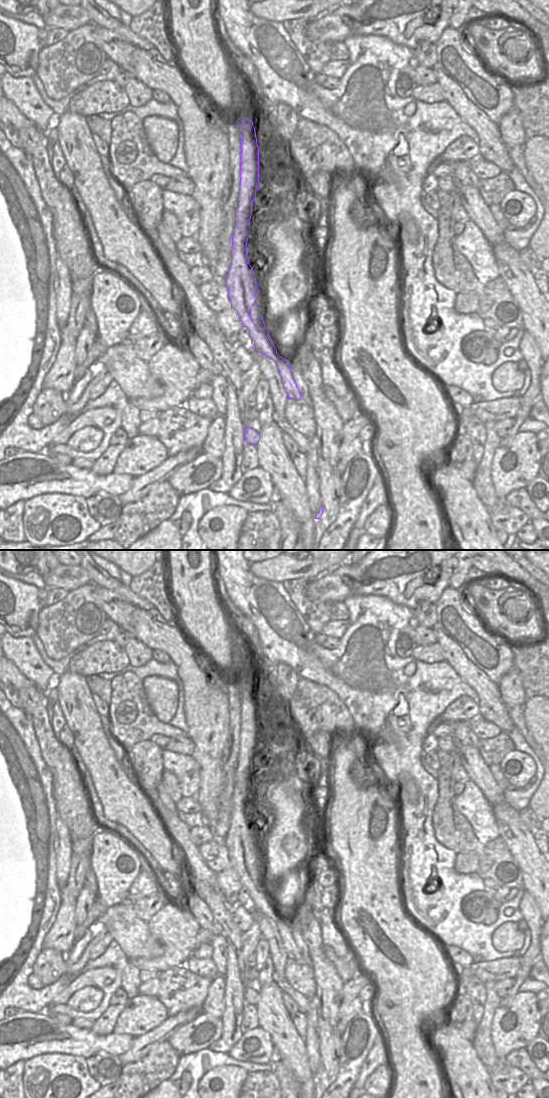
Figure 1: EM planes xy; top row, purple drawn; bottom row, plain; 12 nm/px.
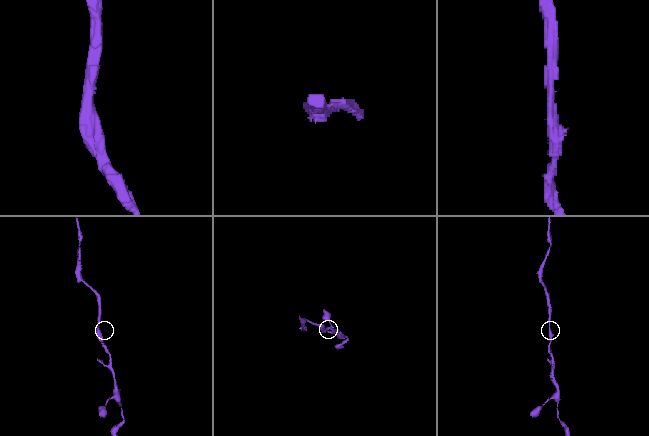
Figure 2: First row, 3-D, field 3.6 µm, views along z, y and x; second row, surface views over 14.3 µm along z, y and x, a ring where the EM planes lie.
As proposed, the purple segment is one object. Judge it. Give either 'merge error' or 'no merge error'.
no merge error

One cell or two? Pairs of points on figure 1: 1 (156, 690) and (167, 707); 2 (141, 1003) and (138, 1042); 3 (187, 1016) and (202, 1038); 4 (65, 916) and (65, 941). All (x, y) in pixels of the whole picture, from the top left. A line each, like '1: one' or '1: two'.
1: one
2: two
3: two
4: one

